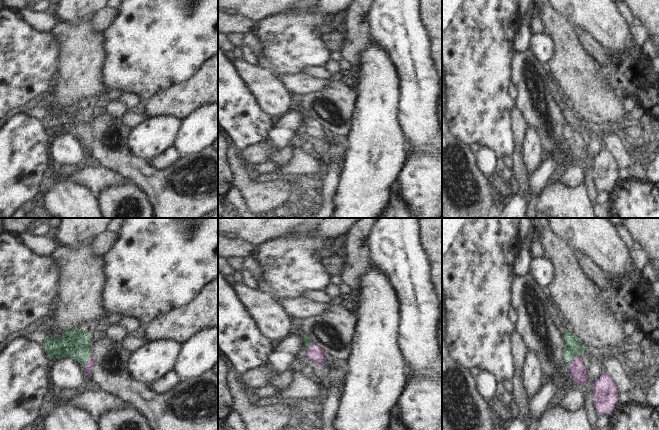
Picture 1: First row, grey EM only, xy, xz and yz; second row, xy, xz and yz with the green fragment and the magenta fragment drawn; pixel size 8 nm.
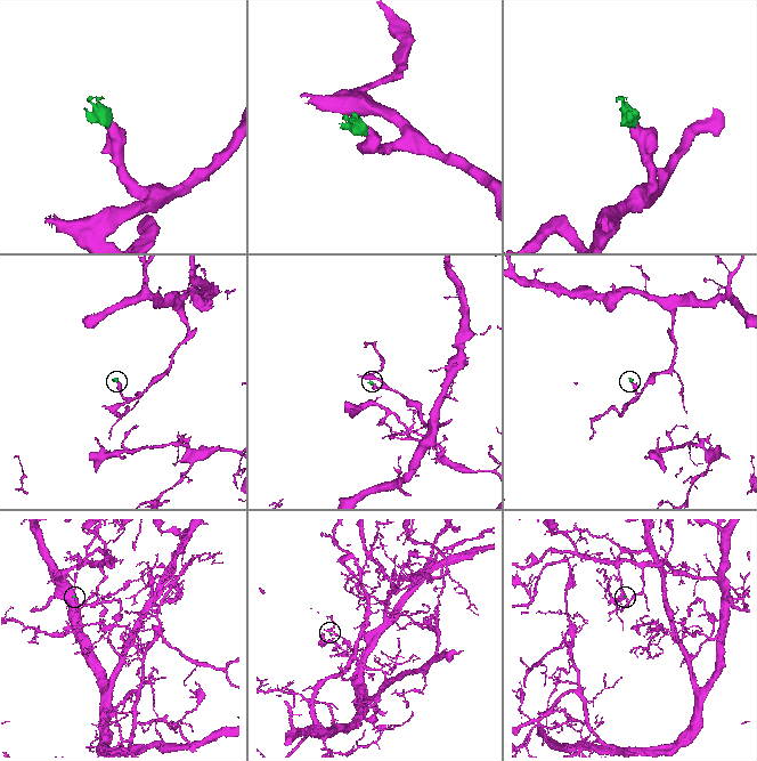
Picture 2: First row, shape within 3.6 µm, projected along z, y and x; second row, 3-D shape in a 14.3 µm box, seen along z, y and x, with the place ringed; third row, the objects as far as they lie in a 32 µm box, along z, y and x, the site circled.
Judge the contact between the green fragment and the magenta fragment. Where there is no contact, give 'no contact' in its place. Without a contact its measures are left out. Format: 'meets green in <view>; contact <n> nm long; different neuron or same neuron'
meets green in yz; contact 140 nm long; same neuron

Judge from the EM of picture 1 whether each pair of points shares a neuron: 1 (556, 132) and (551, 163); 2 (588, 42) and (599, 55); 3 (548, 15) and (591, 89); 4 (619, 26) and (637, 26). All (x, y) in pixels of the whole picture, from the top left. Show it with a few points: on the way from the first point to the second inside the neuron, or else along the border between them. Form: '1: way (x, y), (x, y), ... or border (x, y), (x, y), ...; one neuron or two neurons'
1: border (567, 144), (552, 154); two neurons
2: way (590, 45), (596, 52); one neuron
3: way (564, 33), (568, 40), (571, 64), (575, 71); one neuron
4: border (619, 10), (627, 21), (633, 41), (638, 47); two neurons

